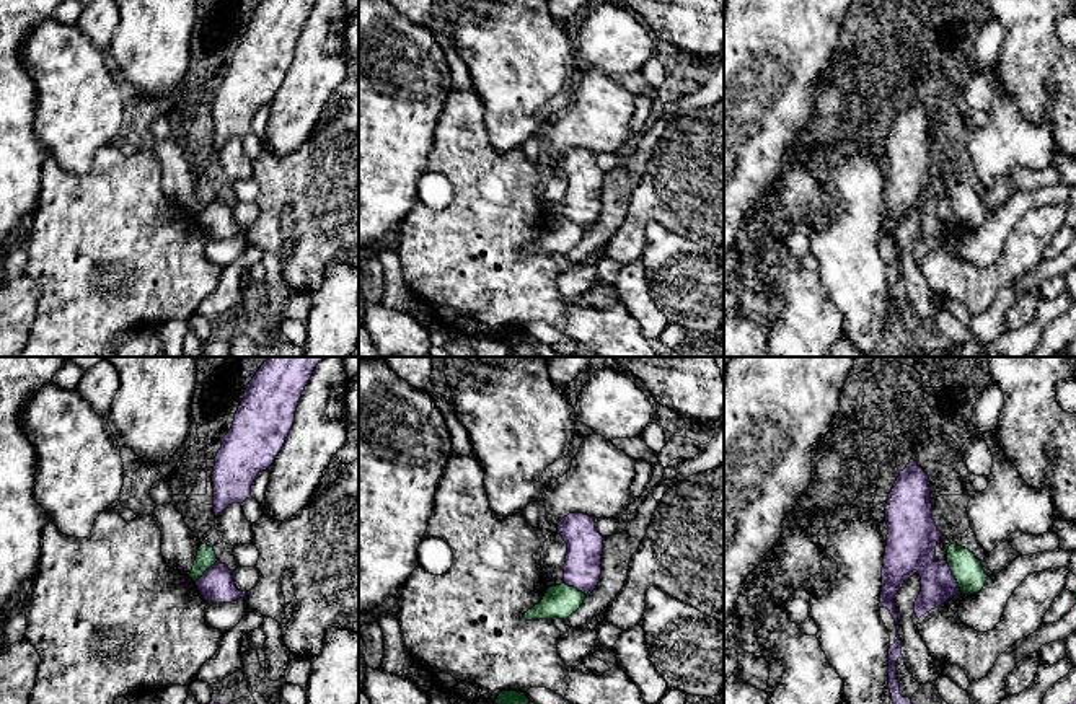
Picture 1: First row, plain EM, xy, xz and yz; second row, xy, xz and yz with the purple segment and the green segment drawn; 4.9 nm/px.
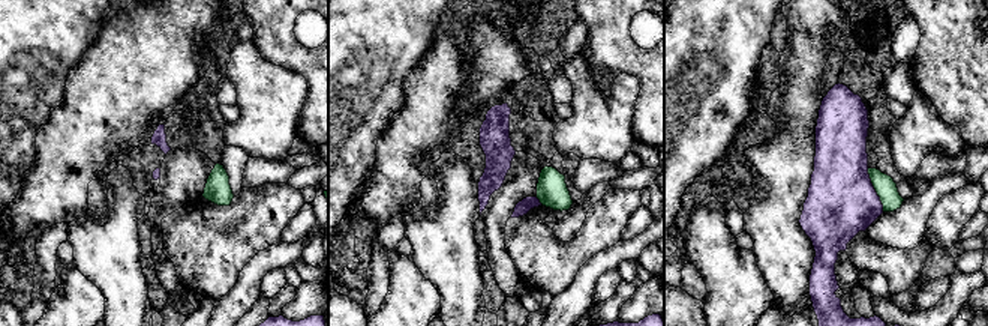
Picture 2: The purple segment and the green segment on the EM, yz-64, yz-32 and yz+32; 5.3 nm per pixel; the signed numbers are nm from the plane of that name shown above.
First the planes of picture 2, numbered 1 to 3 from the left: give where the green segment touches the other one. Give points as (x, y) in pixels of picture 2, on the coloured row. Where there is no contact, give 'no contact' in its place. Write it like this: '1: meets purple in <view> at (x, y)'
1: no contact
2: meets purple in yz-32 at (538, 200)
3: meets purple in yz+32 at (874, 190)

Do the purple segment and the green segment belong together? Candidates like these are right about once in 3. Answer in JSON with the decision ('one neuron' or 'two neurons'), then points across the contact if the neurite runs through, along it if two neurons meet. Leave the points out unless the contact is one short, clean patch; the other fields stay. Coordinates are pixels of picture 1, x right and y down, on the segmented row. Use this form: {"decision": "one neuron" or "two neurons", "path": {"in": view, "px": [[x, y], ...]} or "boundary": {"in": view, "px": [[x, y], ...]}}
{"decision": "two neurons", "boundary": {"in": "yz", "px": [[946, 561], [962, 592]]}}

